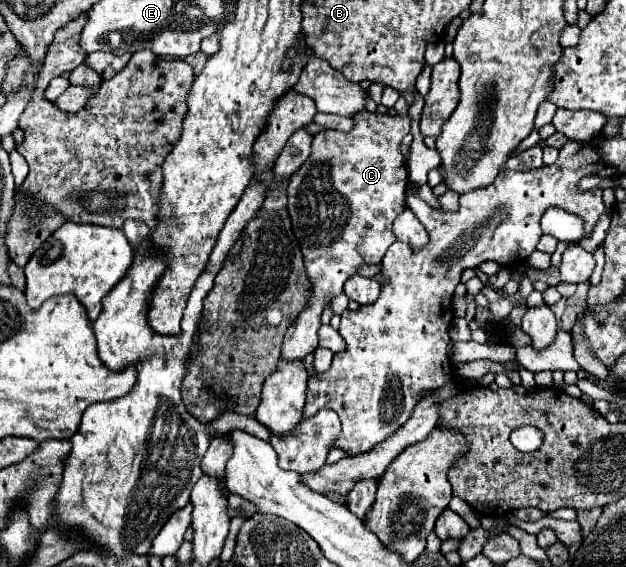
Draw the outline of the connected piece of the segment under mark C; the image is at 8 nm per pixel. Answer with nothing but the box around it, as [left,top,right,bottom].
[281,112,411,360]

